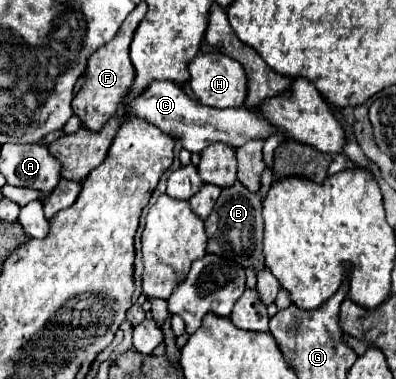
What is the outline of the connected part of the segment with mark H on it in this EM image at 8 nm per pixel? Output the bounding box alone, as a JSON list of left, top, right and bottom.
[189,53,247,109]

